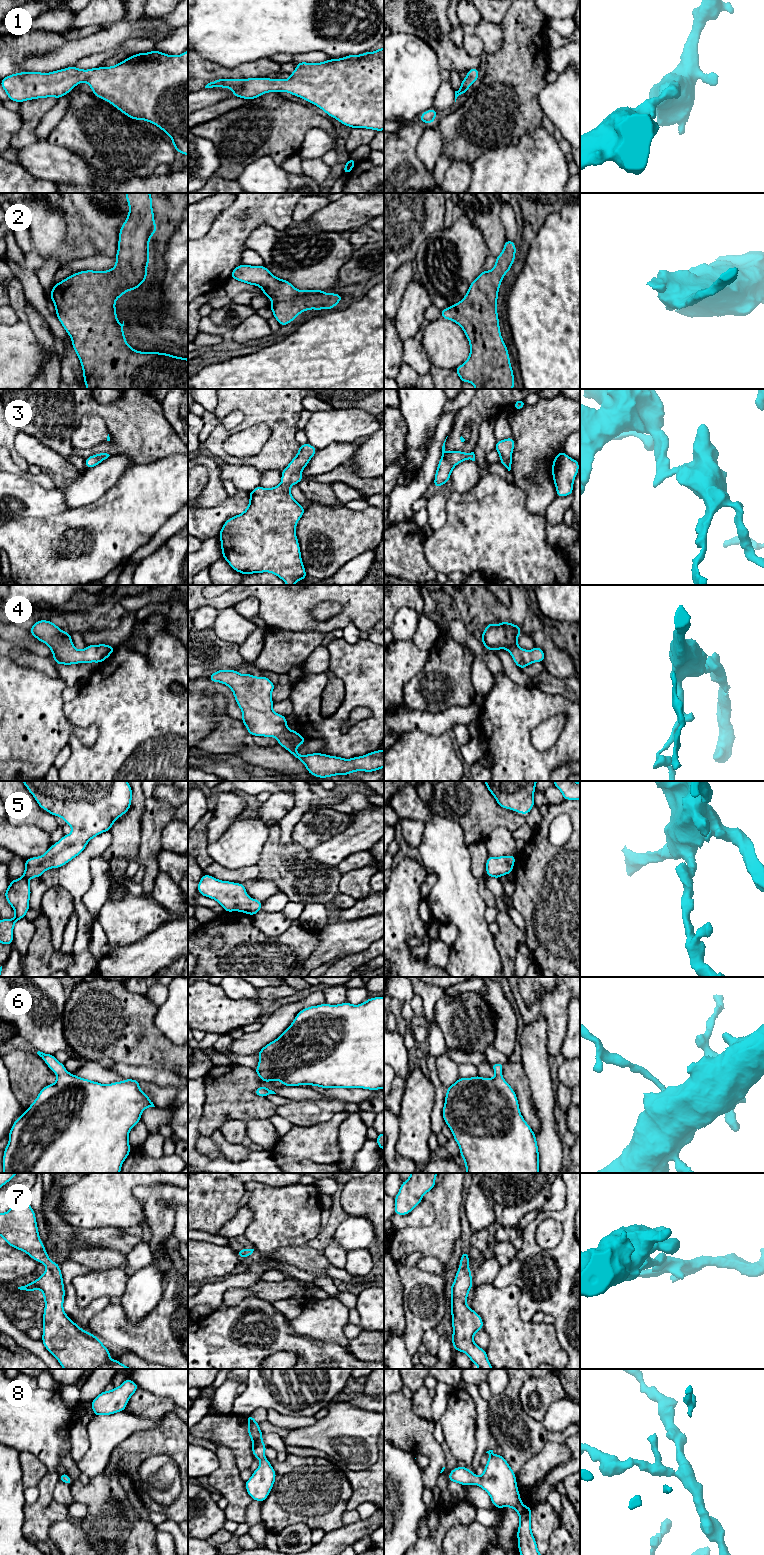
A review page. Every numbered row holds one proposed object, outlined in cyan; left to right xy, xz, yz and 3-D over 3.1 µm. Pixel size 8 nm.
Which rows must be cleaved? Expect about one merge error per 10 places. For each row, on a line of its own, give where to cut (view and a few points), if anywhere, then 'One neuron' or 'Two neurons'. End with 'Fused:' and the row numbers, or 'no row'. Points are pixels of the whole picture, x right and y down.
1: No split. One neuron
2: No split. One neuron
3: No split. One neuron
4: No split. One neuron
5: No split. One neuron
6: No split. One neuron
7: No split. One neuron
8: No split. One neuron
Fused: no row

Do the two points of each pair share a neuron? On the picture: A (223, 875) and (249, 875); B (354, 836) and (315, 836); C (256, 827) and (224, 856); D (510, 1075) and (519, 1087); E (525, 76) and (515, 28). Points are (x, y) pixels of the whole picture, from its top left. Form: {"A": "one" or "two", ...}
{"A": "one", "B": "two", "C": "one", "D": "one", "E": "one"}

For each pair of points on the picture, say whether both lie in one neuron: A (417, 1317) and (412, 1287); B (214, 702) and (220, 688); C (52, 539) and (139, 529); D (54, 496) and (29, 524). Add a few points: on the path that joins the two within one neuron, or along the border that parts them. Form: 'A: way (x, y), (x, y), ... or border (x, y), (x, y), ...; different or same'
A: way (417, 1310), (417, 1294); same
B: border (198, 691), (222, 694), (226, 699), (228, 712); different
C: way (74, 543), (86, 543), (109, 529), (117, 529); same
D: border (58, 514), (45, 517), (22, 517), (12, 520); different

